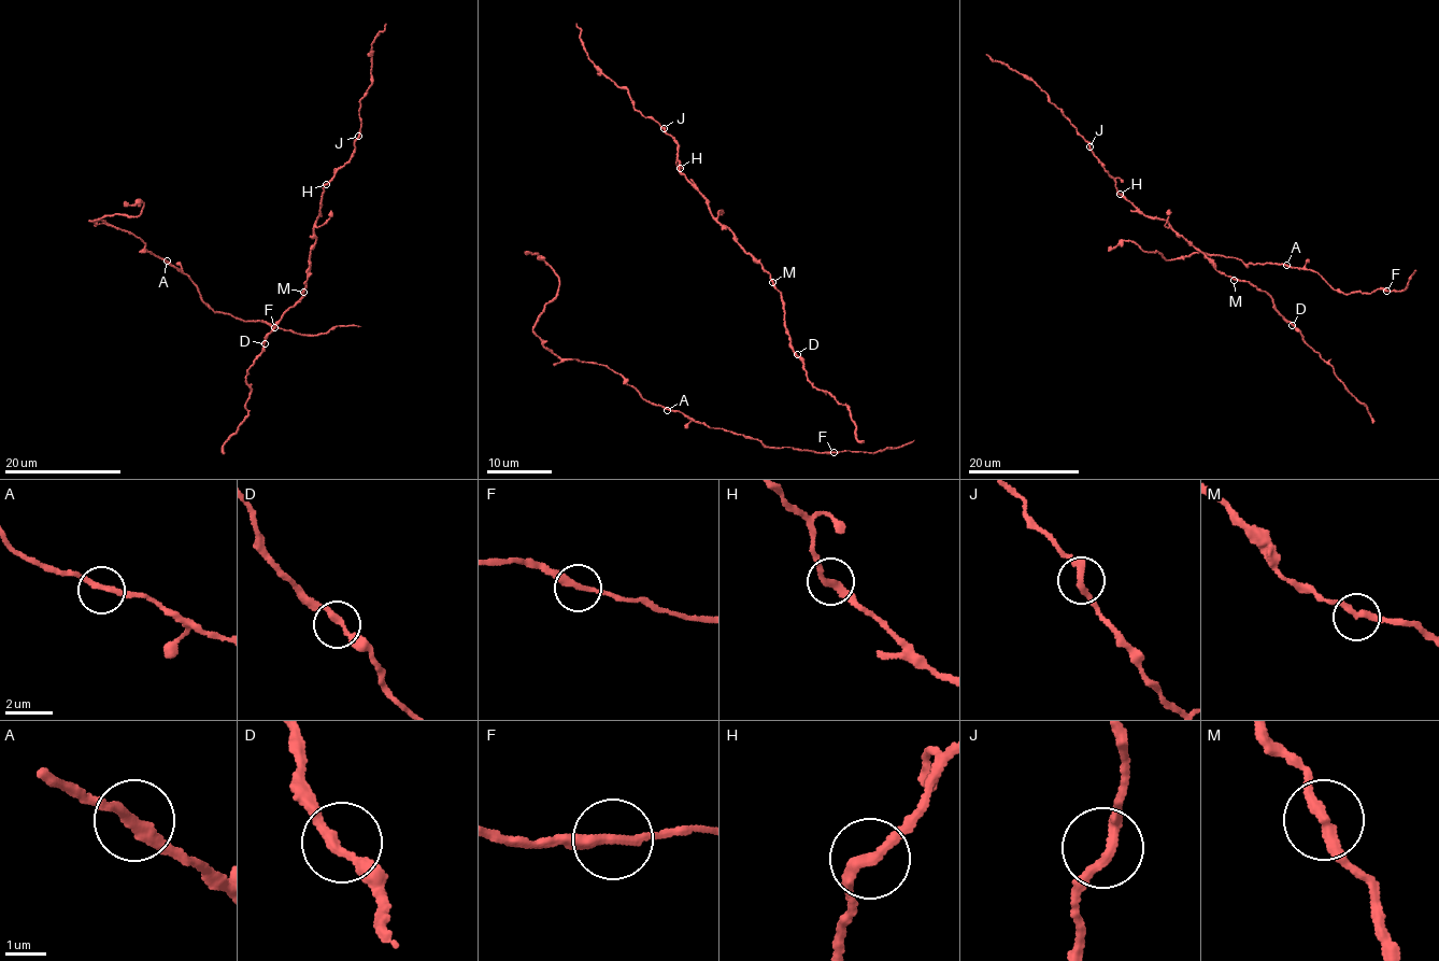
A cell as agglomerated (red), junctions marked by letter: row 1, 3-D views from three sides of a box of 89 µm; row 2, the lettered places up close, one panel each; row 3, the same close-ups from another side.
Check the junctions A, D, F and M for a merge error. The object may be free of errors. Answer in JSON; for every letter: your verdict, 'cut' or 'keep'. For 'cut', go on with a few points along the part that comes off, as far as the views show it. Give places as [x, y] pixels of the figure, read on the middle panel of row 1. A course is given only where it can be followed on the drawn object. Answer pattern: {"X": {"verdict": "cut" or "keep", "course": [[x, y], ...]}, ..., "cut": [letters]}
{"A": {"verdict": "keep"}, "D": {"verdict": "keep"}, "F": {"verdict": "keep"}, "M": {"verdict": "keep"}, "cut": []}

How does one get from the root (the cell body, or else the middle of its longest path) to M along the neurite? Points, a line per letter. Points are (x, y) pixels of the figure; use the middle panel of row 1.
M: (795, 354), (785, 334), (781, 292), (772, 282)

